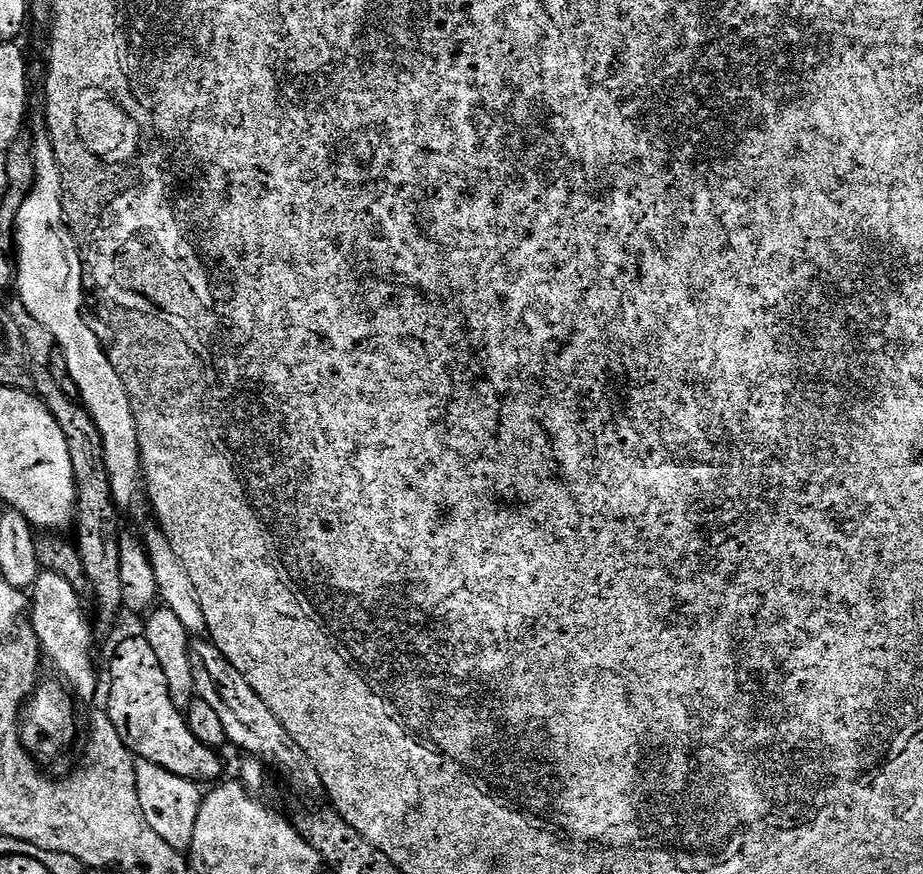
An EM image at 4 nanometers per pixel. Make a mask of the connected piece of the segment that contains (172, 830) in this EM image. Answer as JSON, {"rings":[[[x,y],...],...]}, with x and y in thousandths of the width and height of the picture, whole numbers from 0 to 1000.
{"rings":[[[152,870],[147,875],[147,898],[150,899],[150,918],[154,918],[154,931],[158,931],[158,941],[163,941],[163,950],[171,954],[190,975],[199,977],[207,971],[210,959],[210,941],[215,941],[215,927],[219,906],[213,898],[202,890],[193,890],[193,886],[184,886],[184,881],[172,879],[161,870]]]}

